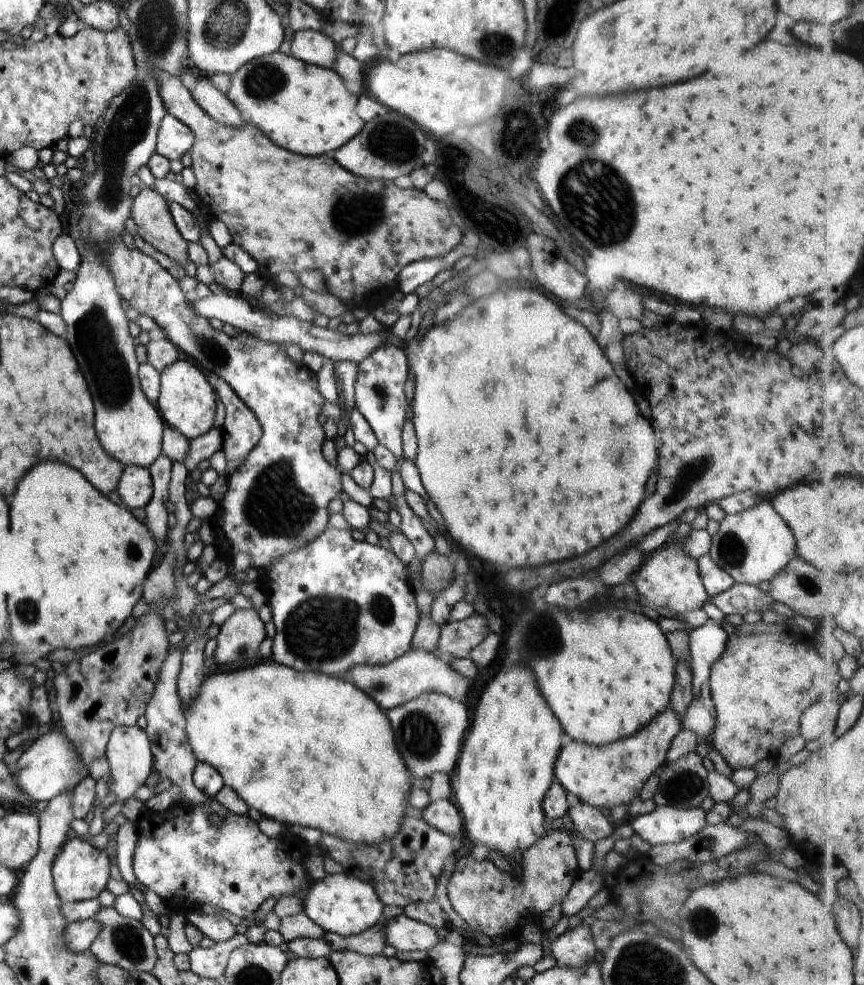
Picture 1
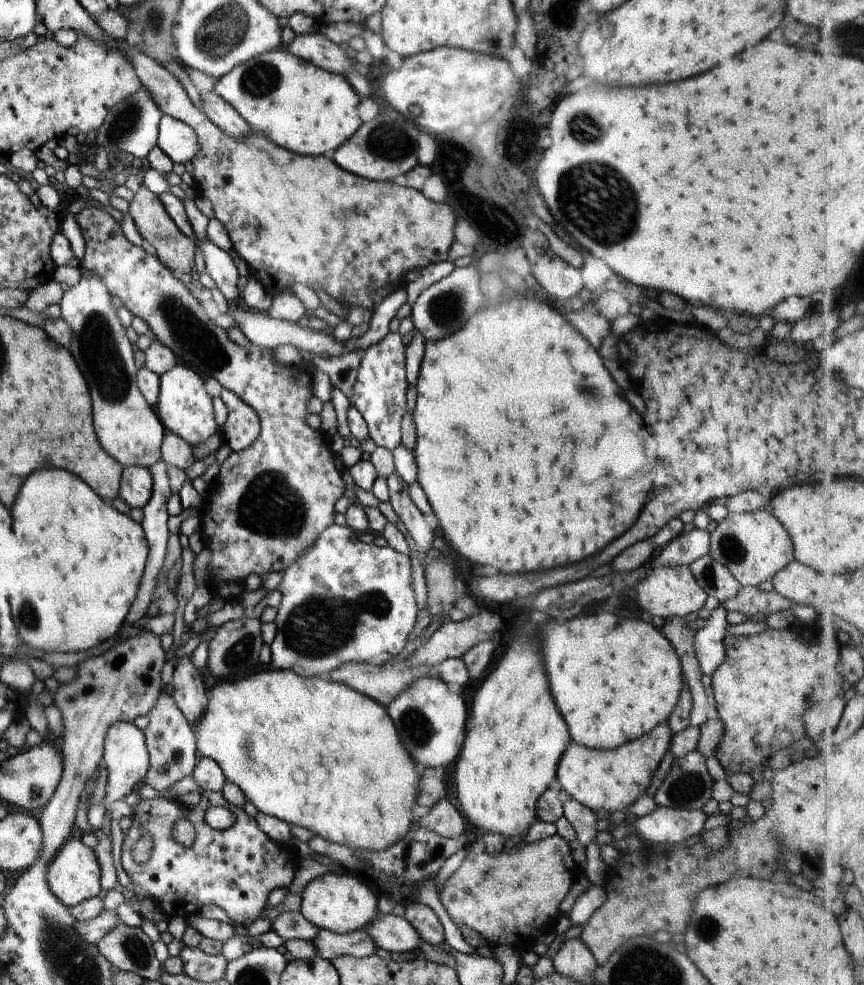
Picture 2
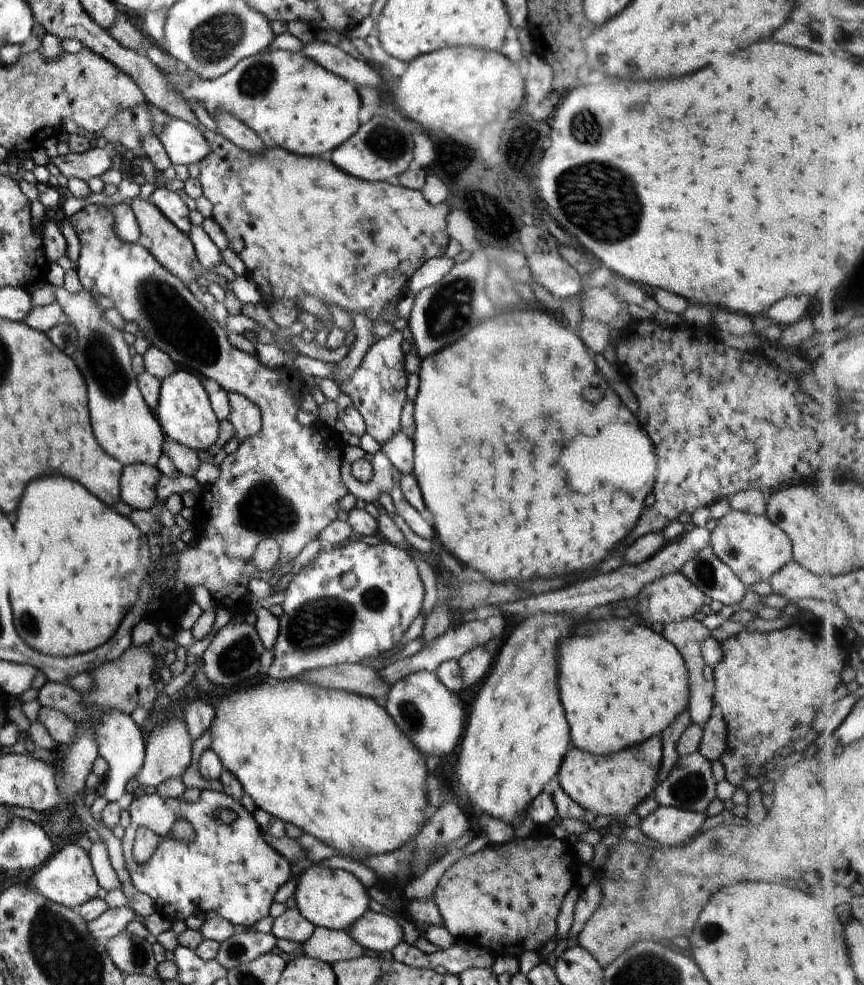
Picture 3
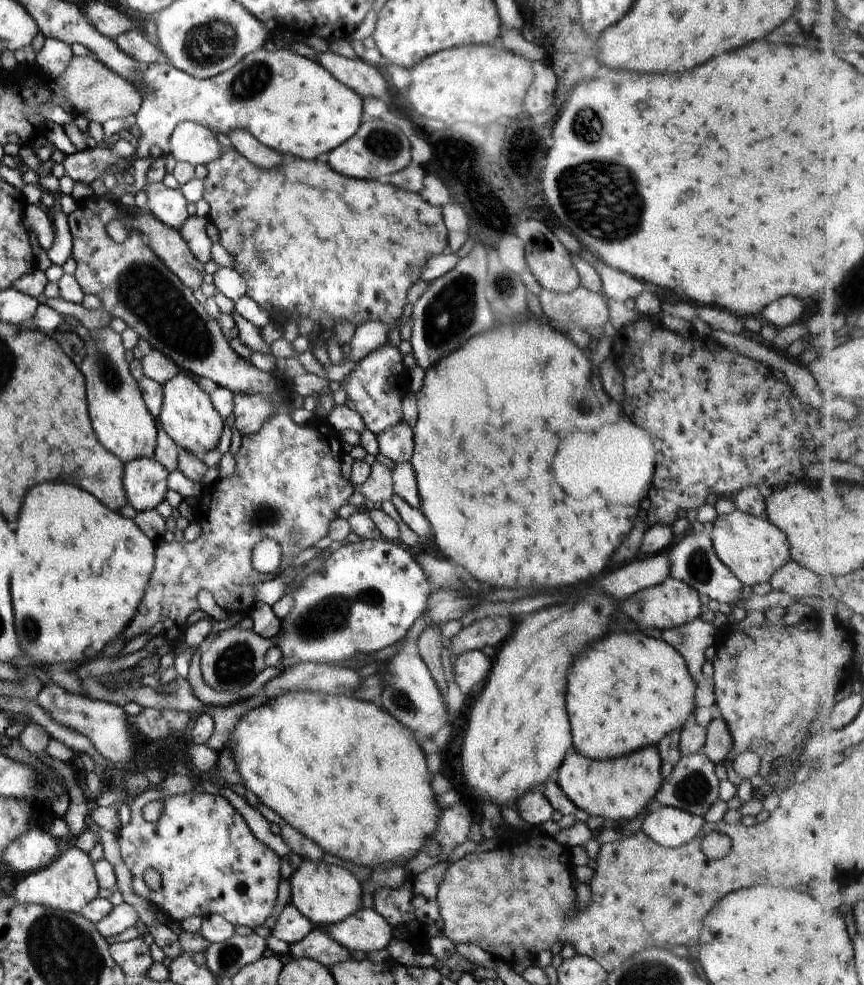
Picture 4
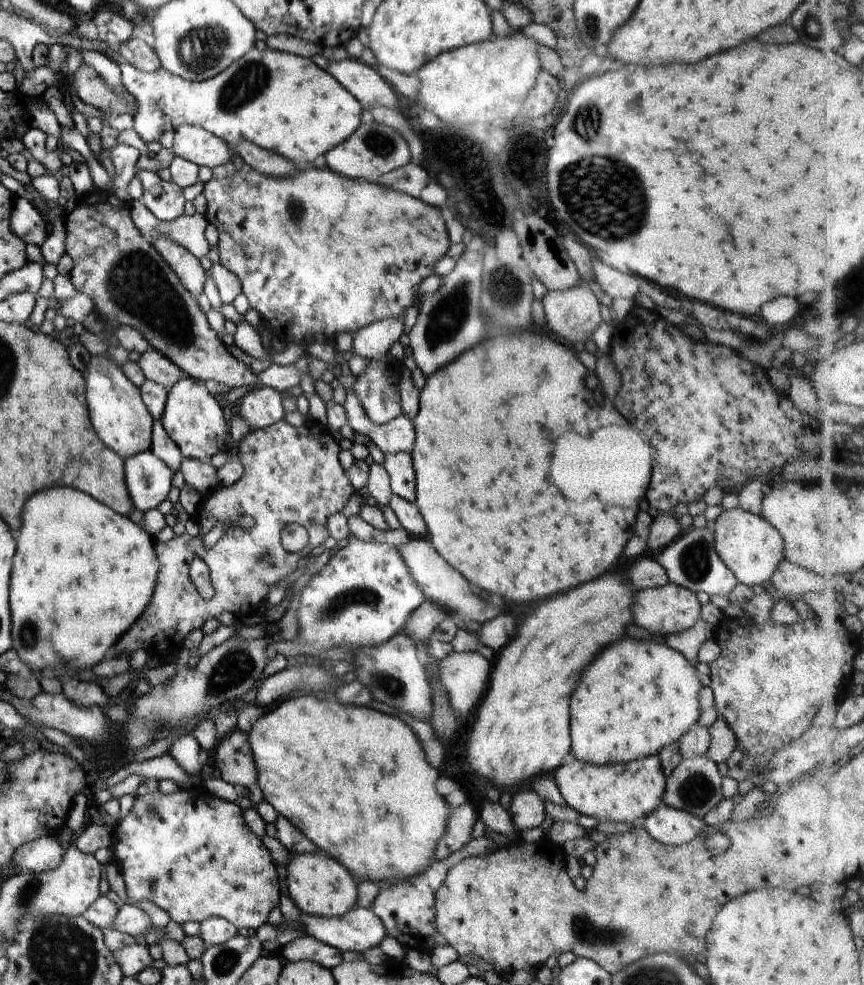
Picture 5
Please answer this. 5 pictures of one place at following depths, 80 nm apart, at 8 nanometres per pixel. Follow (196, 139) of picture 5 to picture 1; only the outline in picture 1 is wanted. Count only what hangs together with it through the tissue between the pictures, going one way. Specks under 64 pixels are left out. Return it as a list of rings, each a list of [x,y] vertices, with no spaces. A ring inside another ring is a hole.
[[[166,113],[159,124],[155,152],[170,161],[180,161],[190,152],[195,141],[194,133],[180,119]]]

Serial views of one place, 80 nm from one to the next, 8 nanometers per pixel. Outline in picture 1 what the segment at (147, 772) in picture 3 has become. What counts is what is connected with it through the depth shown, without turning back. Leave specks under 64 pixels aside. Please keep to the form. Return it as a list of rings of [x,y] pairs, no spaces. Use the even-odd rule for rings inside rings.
[[[175,646],[169,649],[166,660],[161,668],[159,679],[157,680],[153,697],[147,704],[146,712],[143,714],[147,720],[146,729],[143,731],[150,741],[150,748],[153,754],[153,770],[159,773],[160,782],[170,780],[170,783],[180,786],[181,795],[179,804],[183,805],[187,801],[187,809],[200,806],[208,802],[204,792],[198,790],[193,783],[193,772],[196,766],[196,757],[188,744],[186,734],[186,719],[183,714],[183,706],[177,693],[177,676],[181,667],[182,651],[175,650]]]

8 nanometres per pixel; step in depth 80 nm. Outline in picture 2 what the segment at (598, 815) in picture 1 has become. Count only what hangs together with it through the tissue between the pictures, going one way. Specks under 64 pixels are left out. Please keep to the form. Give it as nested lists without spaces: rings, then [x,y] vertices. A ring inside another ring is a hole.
[[[557,778],[551,780],[549,788],[559,794],[559,799],[563,806],[563,816],[576,831],[576,839],[578,842],[586,848],[590,846],[596,833],[599,833],[599,831],[594,828],[594,825],[599,820],[595,817],[593,810],[574,800],[574,797],[570,796],[561,787],[560,781]]]

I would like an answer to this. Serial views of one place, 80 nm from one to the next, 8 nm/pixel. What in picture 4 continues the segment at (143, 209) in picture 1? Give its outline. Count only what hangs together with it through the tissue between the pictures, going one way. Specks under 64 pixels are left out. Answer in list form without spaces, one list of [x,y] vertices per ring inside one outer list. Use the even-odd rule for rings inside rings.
[[[142,209],[136,214],[134,226],[150,238],[148,246],[184,286],[190,290],[200,288],[204,282],[204,264],[192,254],[178,231],[164,224],[148,210]]]

